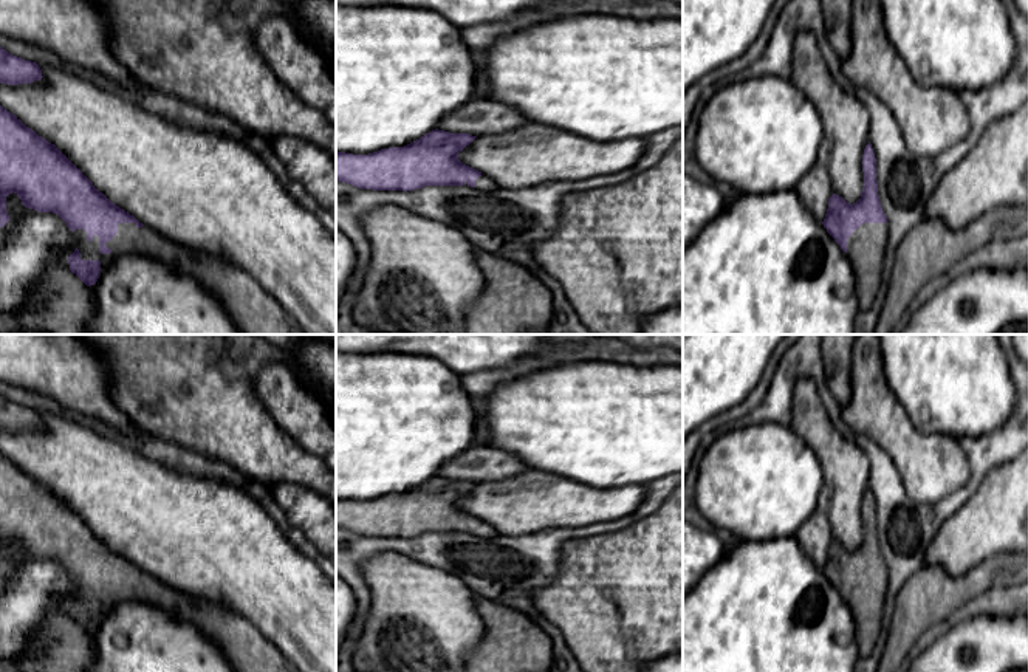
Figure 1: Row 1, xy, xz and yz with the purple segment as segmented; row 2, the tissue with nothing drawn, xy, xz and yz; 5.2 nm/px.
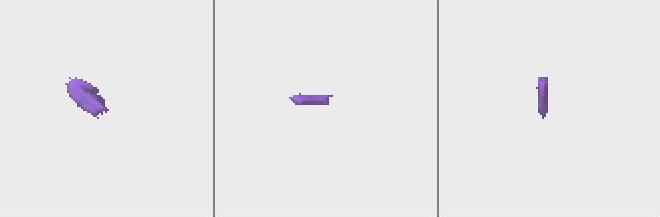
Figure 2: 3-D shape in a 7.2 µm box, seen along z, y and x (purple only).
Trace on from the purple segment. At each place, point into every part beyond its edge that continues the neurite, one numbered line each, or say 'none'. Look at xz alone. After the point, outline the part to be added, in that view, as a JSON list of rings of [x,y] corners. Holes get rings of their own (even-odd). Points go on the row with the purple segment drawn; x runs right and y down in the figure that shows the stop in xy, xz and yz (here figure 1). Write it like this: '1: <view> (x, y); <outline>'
1: xz (483, 183); [[[481,173],[475,181],[475,187],[480,190],[494,190],[497,189],[497,184],[492,178]]]

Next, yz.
1: yz (866, 246); [[[862,223],[847,238],[845,255],[853,263],[856,294],[862,310],[870,308],[876,296],[887,238],[887,223]]]

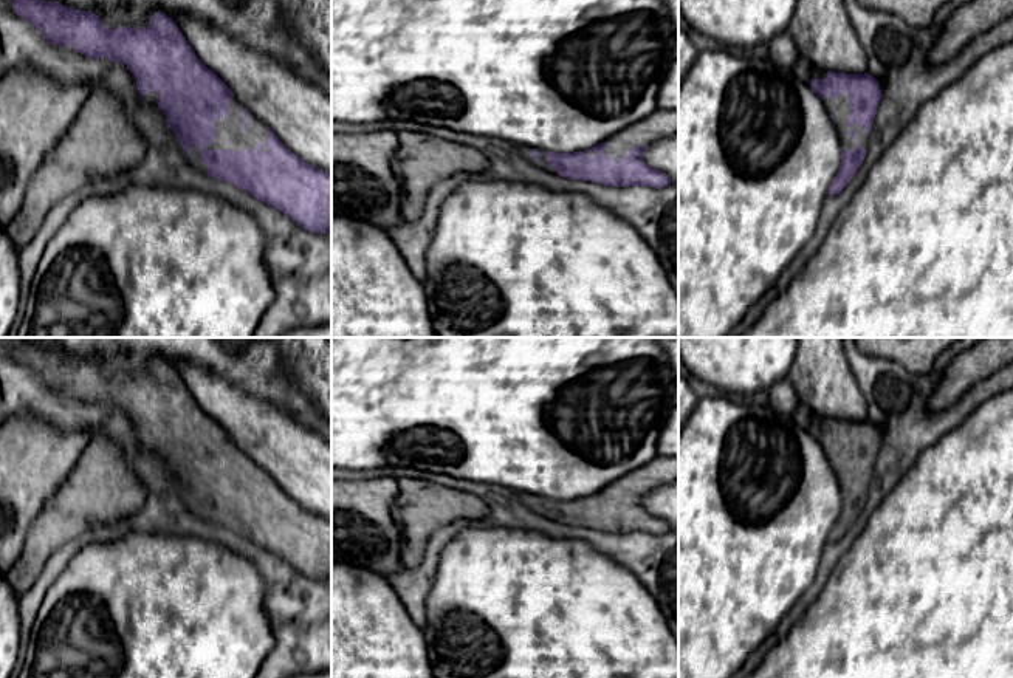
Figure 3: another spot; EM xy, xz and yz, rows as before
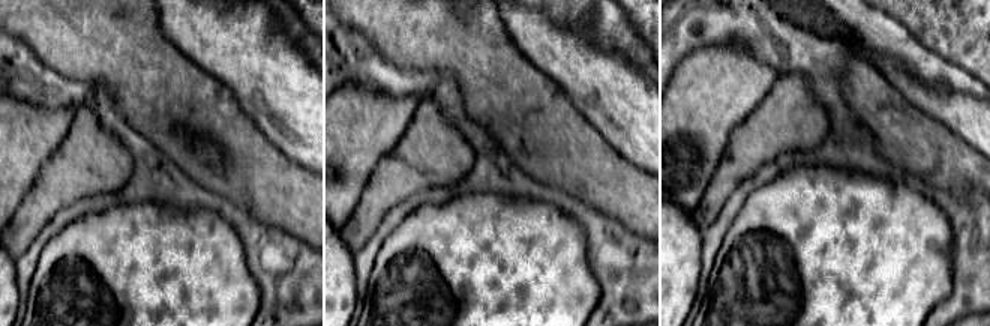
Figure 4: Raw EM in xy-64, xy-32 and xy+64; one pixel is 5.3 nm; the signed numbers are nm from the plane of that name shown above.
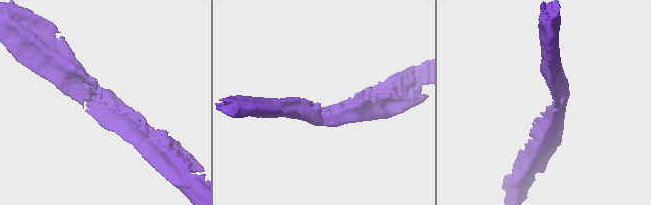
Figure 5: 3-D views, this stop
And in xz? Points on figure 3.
1: xz (663, 123); [[[657,110],[606,141],[607,147],[604,153],[607,153],[612,161],[626,158],[630,149],[651,144],[664,136],[672,136],[677,132],[678,110]]]

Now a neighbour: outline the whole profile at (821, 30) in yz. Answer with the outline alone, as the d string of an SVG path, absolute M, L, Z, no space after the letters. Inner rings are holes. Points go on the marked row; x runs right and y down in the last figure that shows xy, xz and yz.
M798 0L788 33L798 54L821 71L867 73L866 54L843 0Z

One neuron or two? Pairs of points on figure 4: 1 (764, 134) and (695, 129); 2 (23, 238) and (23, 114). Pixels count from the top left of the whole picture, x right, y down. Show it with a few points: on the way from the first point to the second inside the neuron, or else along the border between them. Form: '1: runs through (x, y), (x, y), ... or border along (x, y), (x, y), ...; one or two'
1: border along (755, 107), (732, 132), (717, 166); two
2: border along (42, 169), (15, 212); two

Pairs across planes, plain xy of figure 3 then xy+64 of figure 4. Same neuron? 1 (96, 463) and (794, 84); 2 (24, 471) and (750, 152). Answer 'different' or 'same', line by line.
1: same
2: different

